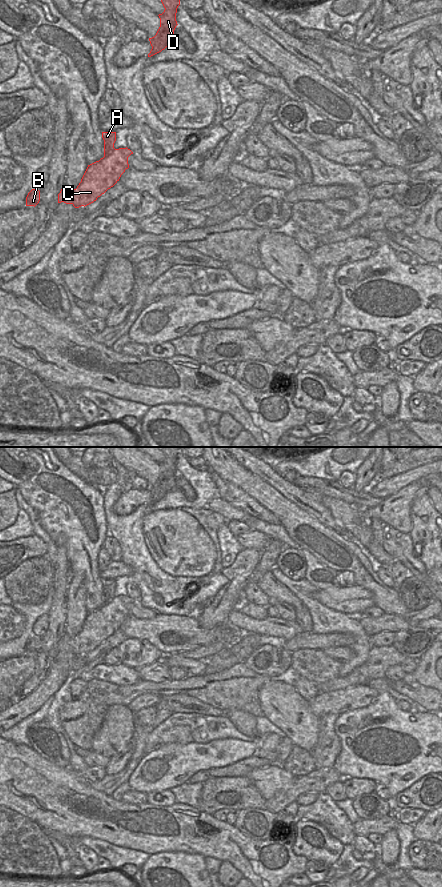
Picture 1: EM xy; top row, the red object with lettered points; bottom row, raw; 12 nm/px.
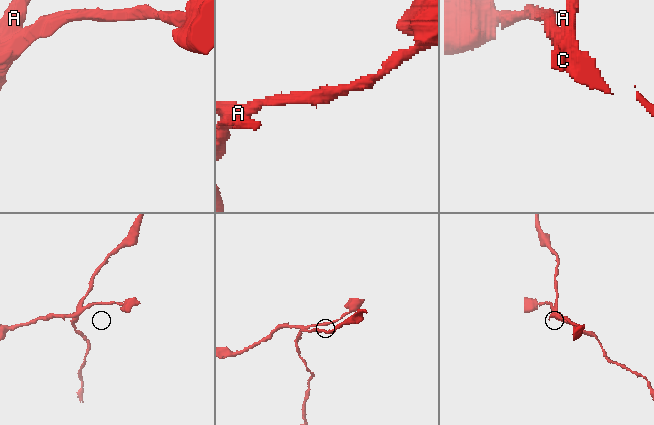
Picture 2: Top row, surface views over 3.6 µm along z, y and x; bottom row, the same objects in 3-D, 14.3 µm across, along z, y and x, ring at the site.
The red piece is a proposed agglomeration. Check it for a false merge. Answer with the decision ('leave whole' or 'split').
split

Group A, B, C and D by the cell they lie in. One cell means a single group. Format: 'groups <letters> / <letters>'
groups A D / B C

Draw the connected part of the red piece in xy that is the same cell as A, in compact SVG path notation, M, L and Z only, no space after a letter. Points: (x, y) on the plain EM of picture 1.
M102 580L104 588L104 605L110 603L114 599L114 591L116 589L116 580Z

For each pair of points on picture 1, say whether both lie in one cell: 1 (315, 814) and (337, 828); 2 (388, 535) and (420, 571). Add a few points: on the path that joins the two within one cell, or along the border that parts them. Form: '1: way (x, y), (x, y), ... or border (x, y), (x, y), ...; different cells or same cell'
1: way (320, 814), (323, 814), (332, 823); same cell
2: way (396, 544), (411, 562); same cell

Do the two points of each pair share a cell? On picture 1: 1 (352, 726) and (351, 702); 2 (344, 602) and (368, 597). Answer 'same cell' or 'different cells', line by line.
1: different cells
2: same cell

